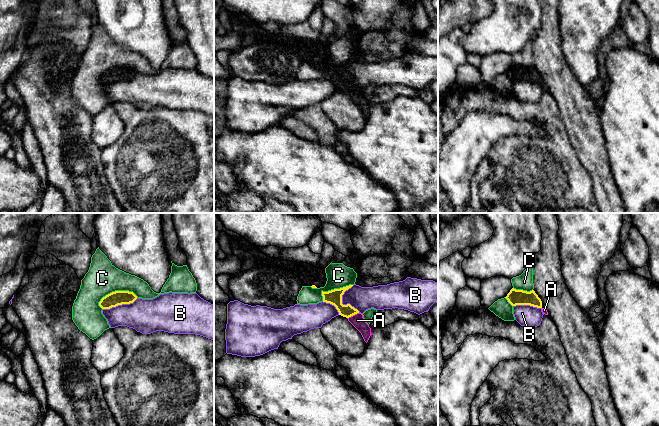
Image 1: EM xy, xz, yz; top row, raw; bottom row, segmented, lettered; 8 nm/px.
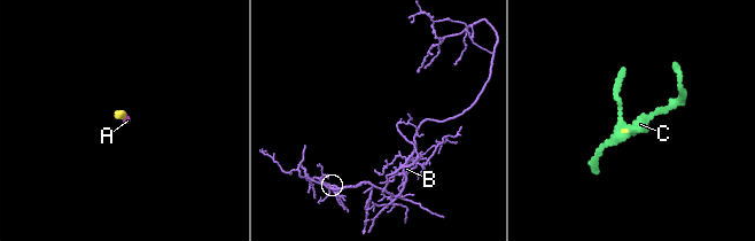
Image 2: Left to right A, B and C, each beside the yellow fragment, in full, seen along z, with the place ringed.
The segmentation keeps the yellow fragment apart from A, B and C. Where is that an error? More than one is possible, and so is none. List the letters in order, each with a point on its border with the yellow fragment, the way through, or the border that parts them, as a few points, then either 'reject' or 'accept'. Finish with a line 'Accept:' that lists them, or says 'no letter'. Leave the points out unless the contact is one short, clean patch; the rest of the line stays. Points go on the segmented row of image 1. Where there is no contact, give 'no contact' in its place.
A: xz (352, 315) | across xz (334, 297), (352, 315), (357, 320) | accept
B: xz (341, 302) | along xz (352, 285), (342, 295), (342, 303), (350, 304), (359, 312) | reject
C: xy (116, 291) | reject
Accept: A

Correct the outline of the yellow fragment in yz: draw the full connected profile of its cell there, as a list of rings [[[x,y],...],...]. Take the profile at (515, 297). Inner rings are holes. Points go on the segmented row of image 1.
[[[512,288],[505,297],[512,306],[530,305],[537,308],[542,308],[542,301],[534,290],[527,292]]]

